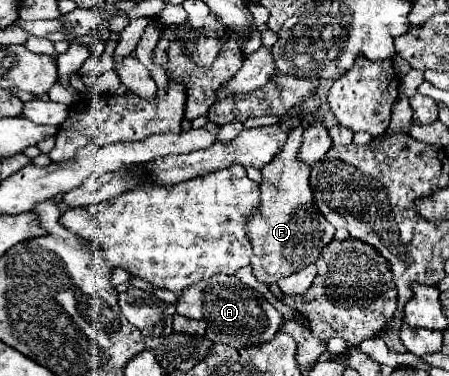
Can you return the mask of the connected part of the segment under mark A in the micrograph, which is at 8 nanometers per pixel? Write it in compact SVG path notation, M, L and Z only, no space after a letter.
M217 274L209 280L203 280L199 284L193 284L191 288L185 288L183 296L177 302L177 314L187 318L205 320L207 336L213 342L221 344L241 344L241 346L253 346L261 342L269 342L281 324L279 312L269 304L269 300L253 290L251 286L243 284L233 274Z

